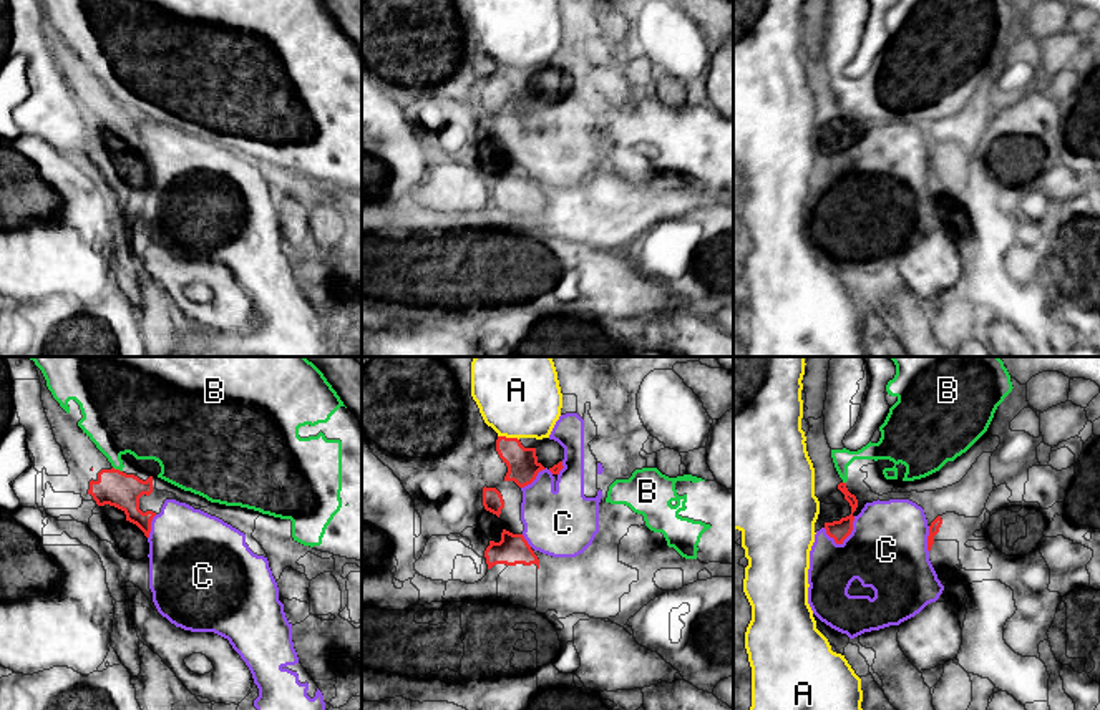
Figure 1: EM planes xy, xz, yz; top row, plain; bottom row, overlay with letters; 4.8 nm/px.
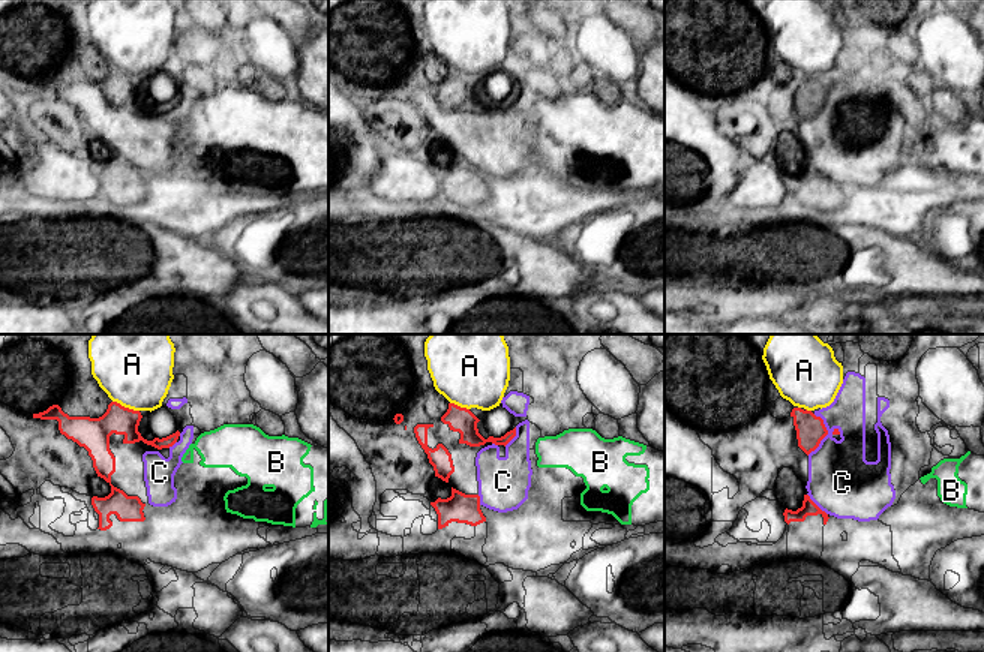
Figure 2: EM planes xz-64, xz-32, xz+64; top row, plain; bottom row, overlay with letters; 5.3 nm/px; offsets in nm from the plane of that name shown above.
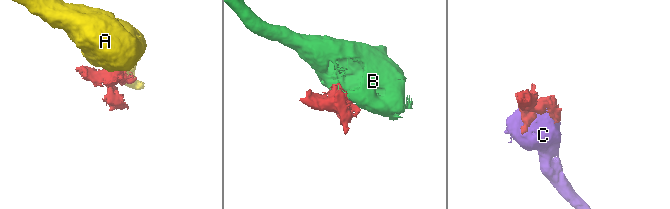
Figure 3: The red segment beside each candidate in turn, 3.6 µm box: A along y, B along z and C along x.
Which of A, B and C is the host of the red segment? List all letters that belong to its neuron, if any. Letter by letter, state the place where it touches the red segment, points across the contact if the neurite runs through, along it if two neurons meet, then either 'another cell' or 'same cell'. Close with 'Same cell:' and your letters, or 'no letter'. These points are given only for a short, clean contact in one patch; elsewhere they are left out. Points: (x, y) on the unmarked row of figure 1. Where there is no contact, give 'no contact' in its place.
A: contact xz (508, 67); another cell
B: contact xy (118, 98); another cell
C: contact yz (845, 166); same cell
Same cell: C

